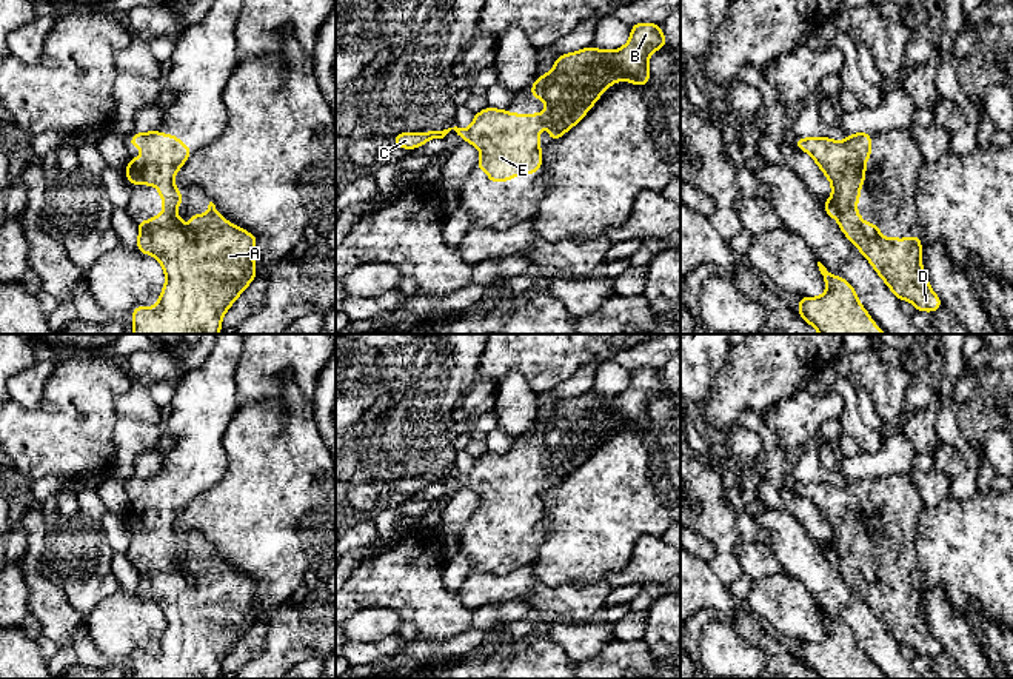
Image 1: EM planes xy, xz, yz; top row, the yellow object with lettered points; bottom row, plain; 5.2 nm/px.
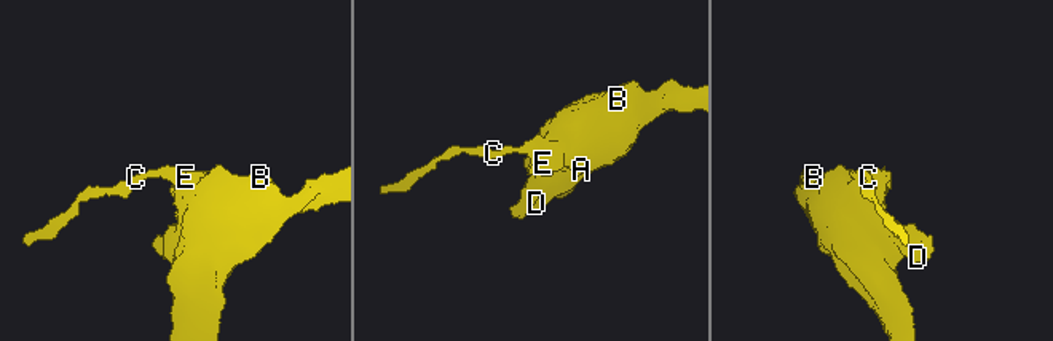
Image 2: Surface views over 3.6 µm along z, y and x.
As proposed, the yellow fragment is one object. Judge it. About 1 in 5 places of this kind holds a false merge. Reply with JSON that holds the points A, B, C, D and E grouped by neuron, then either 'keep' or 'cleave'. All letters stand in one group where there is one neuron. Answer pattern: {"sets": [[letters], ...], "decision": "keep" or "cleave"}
{"sets": [["A", "B", "C", "D", "E"]], "decision": "keep"}

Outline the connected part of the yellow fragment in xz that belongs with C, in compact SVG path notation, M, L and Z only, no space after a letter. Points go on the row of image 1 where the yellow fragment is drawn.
M637 23L630 26L631 35L625 46L616 51L599 51L593 45L571 54L560 54L553 69L534 80L530 95L536 95L540 102L548 102L550 106L542 114L510 114L506 109L485 108L474 114L468 129L448 128L443 131L428 132L400 132L394 137L394 146L414 149L425 145L430 139L443 139L451 129L462 140L468 140L479 148L482 156L474 169L485 169L488 180L500 183L511 180L514 176L530 176L542 168L542 145L537 134L543 131L543 122L550 122L550 142L562 137L570 128L579 123L588 109L599 100L602 92L613 83L627 80L637 86L650 82L648 57L664 48L667 40L662 34L662 26L656 23Z

